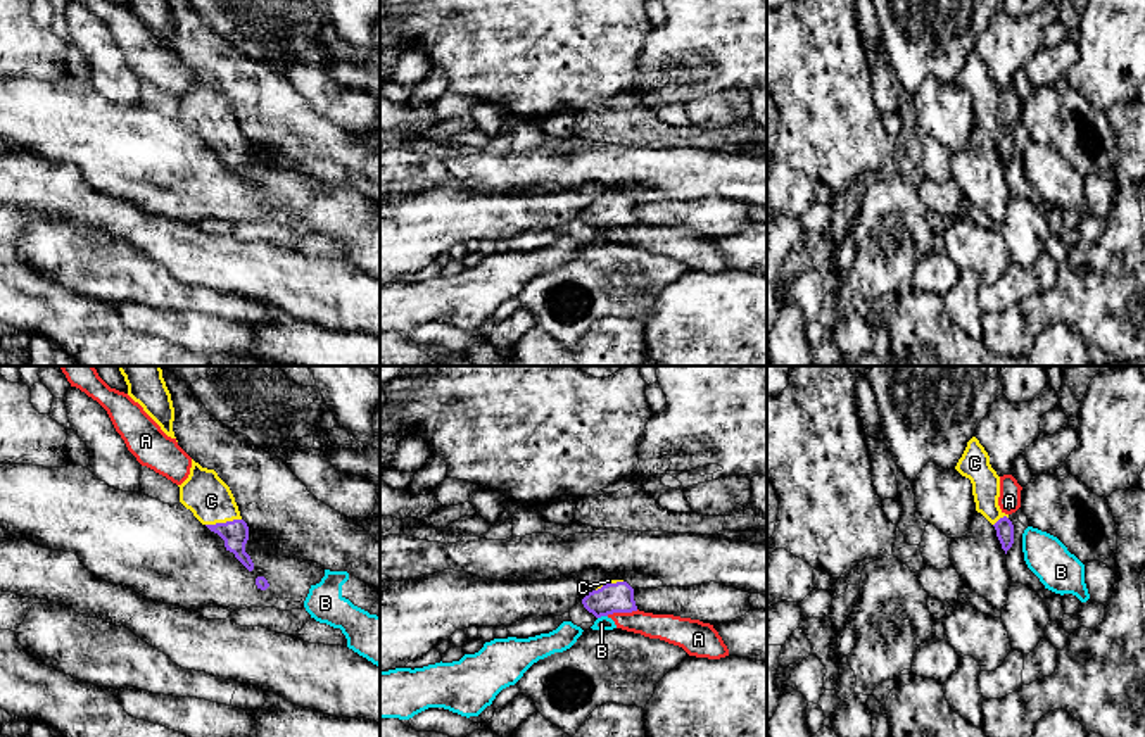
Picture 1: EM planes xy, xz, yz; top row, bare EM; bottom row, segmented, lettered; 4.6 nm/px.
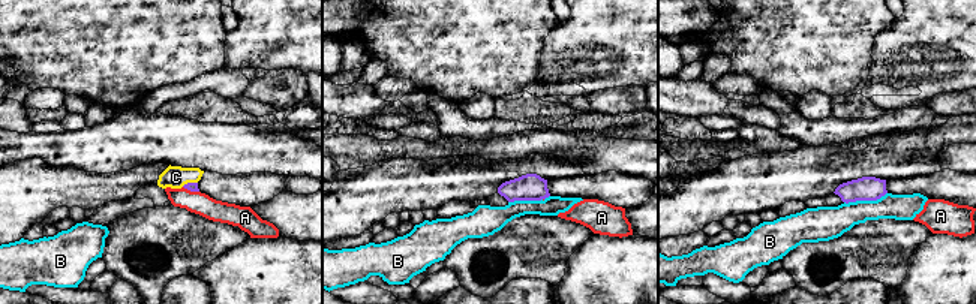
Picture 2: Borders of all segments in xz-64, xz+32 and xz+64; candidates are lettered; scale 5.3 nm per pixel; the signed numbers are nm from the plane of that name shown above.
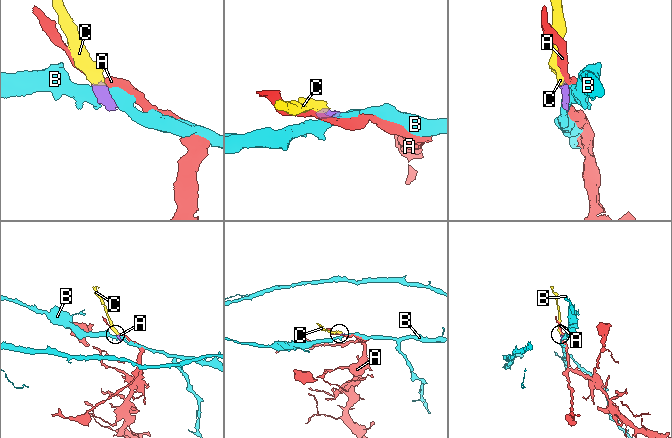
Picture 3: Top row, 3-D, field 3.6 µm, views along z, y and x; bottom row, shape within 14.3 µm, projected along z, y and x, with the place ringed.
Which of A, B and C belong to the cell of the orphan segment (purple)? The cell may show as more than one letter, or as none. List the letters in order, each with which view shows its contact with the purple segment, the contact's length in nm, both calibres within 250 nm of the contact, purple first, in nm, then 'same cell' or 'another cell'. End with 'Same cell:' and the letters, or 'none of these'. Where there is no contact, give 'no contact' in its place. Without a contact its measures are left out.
A: xz | 150 nm | 140/130 nm | another cell
B: xz | 50 nm | 140/60 nm | another cell
C: xy | 170 nm | 130/200 nm | same cell
Same cell: C

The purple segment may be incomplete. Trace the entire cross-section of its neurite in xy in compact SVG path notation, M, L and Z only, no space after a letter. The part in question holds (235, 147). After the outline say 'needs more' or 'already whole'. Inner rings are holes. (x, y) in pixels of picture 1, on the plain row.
M192 72L188 91L178 98L180 116L211 145L225 154L226 164L249 183L254 183L250 169L245 166L249 140L242 133L230 100L214 83L202 81Z; needs more

